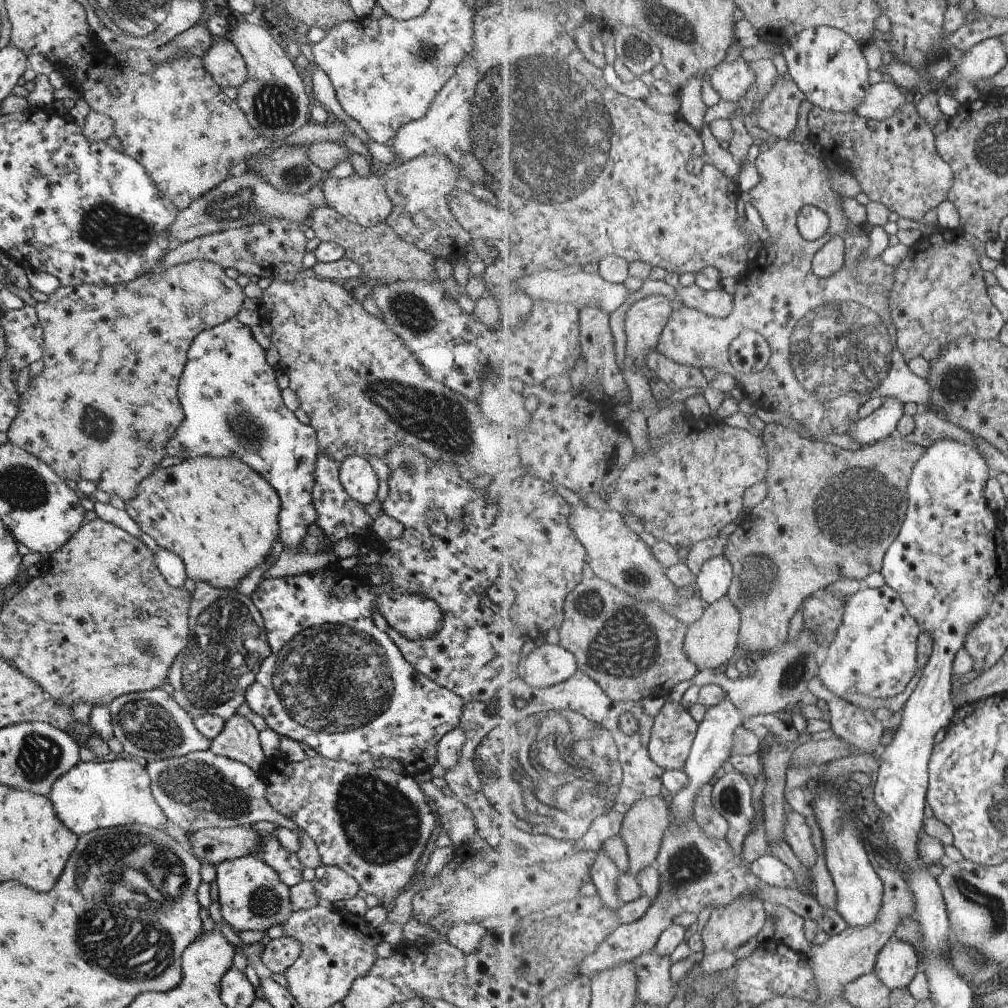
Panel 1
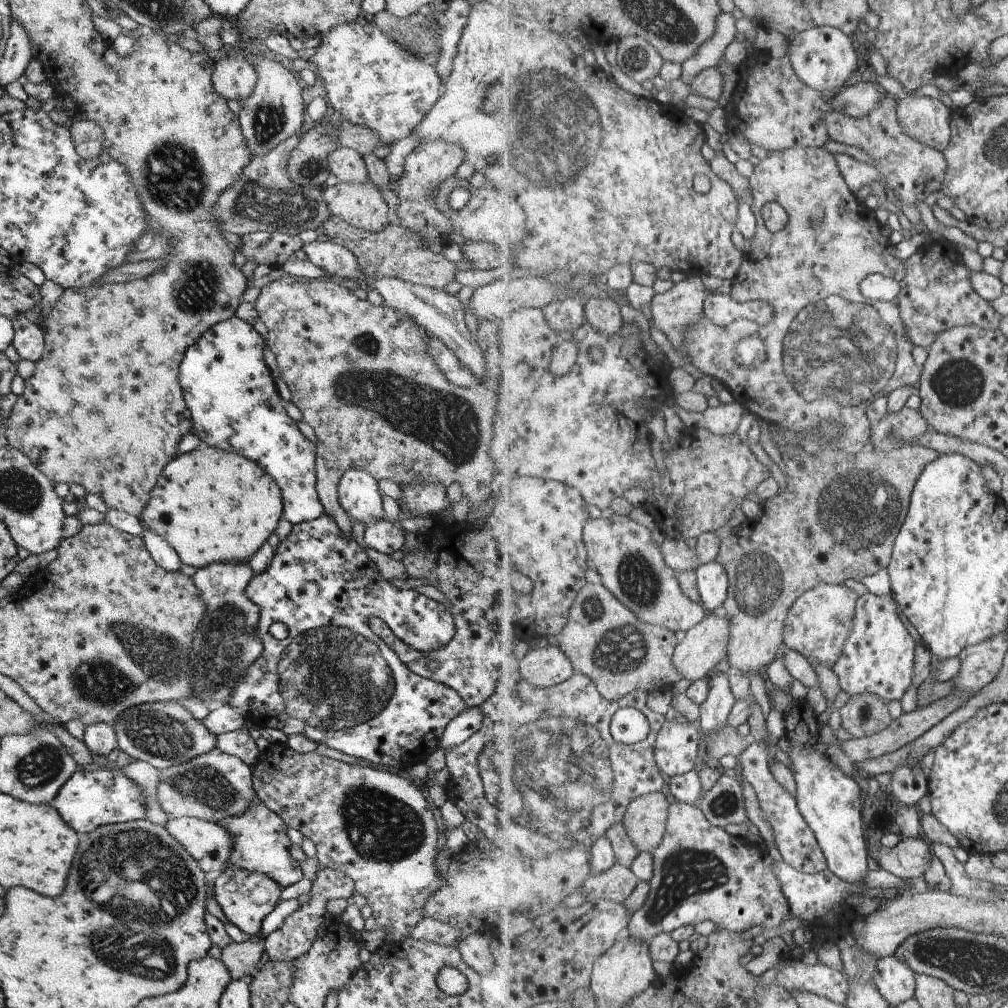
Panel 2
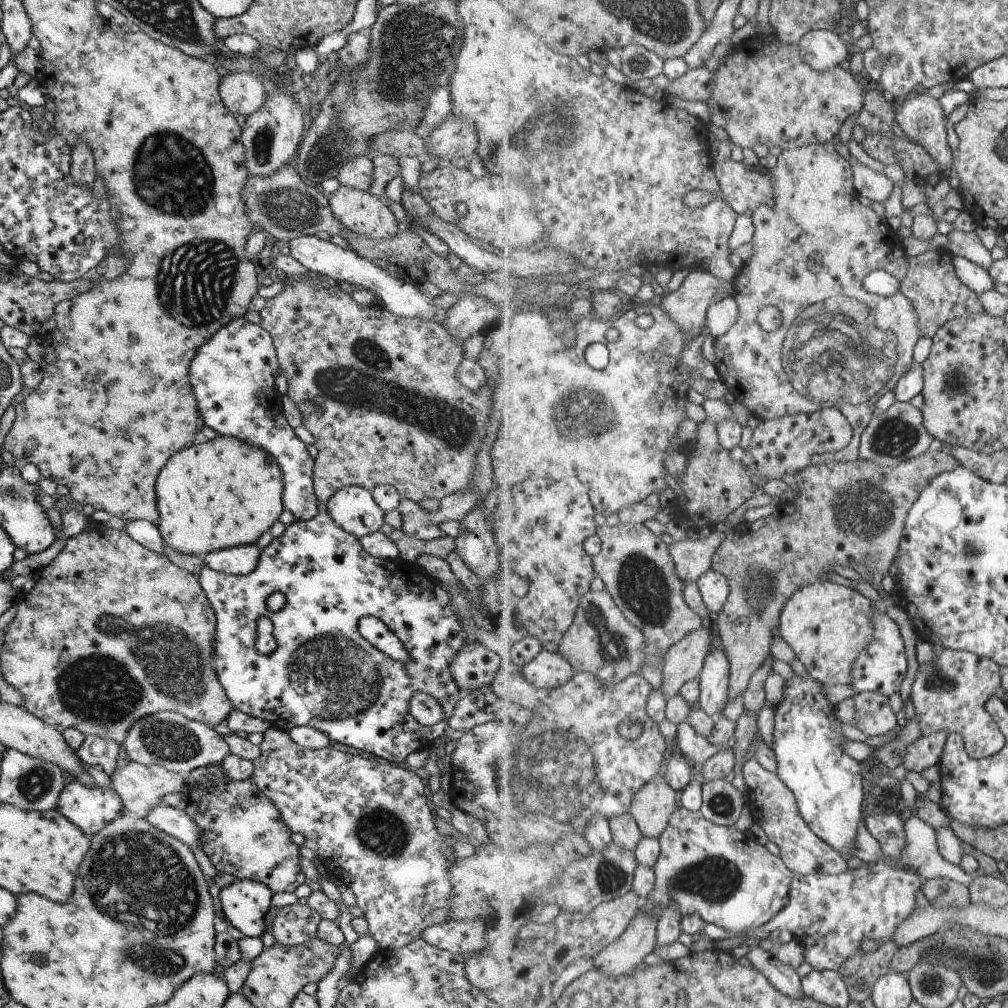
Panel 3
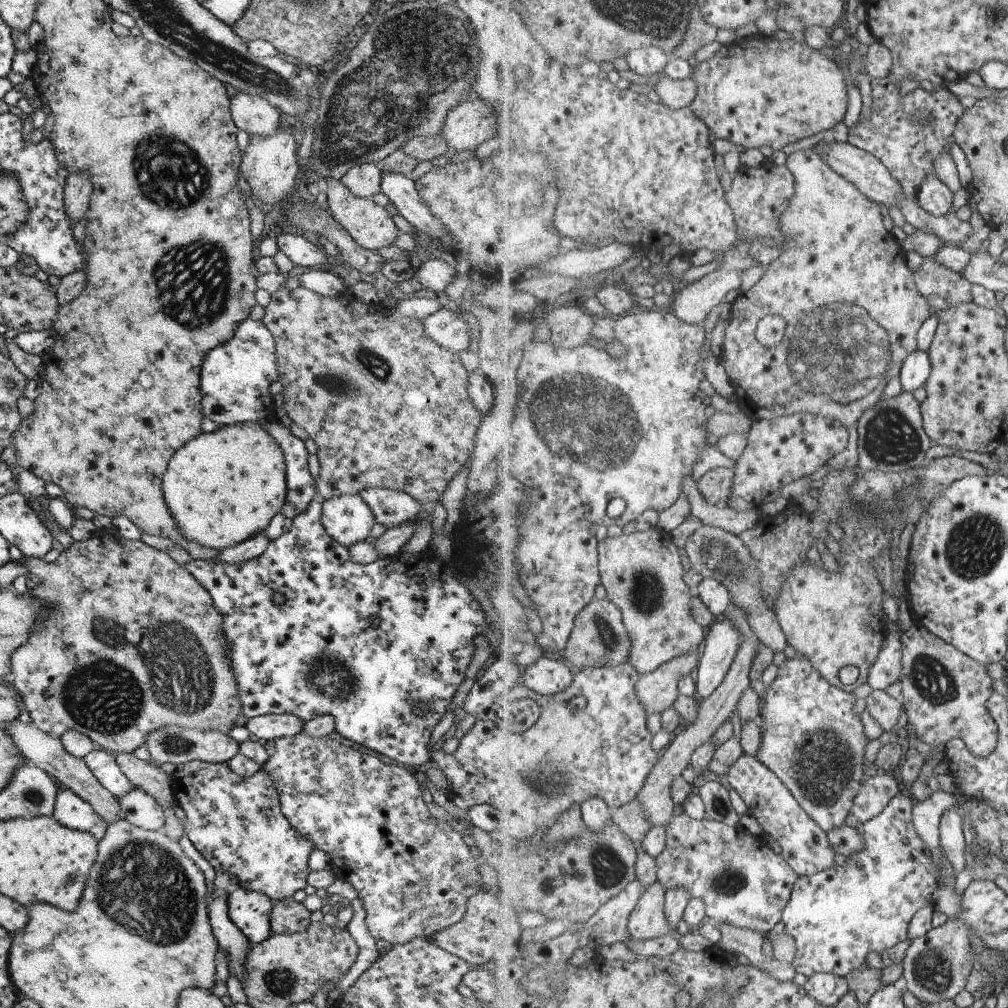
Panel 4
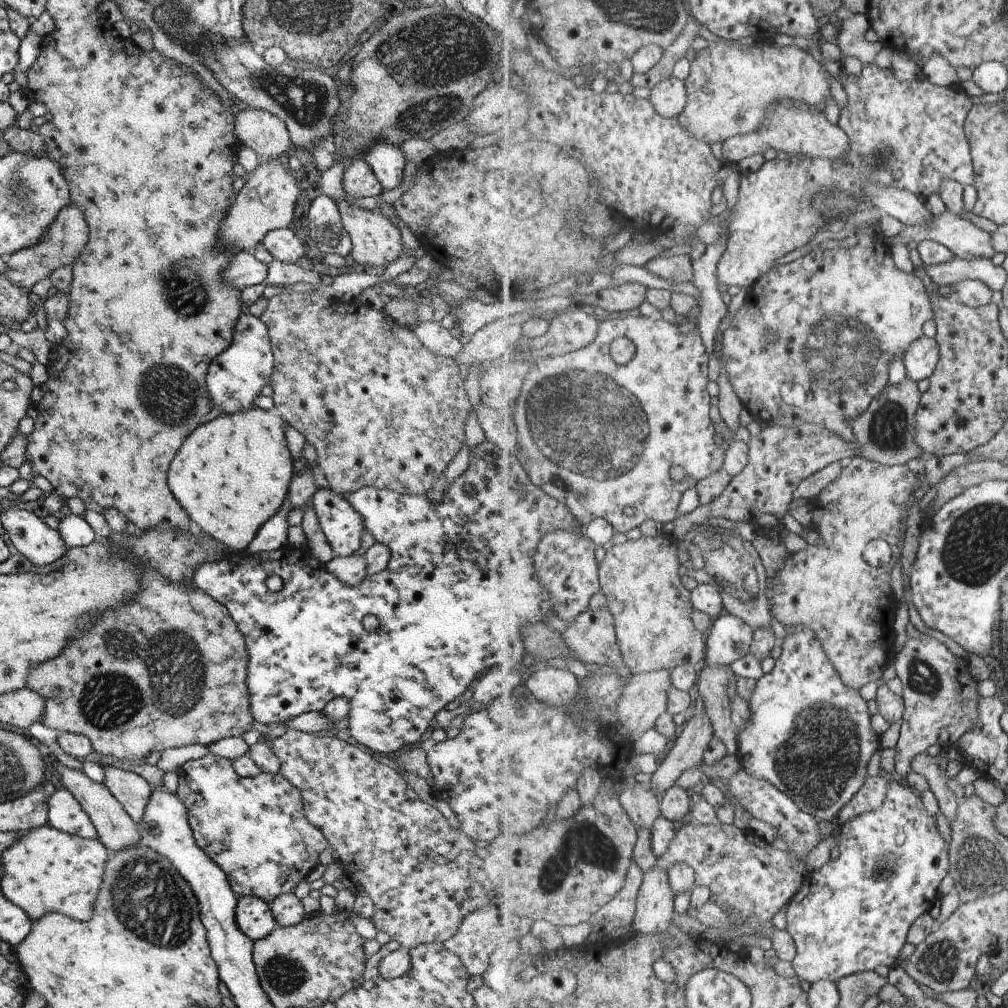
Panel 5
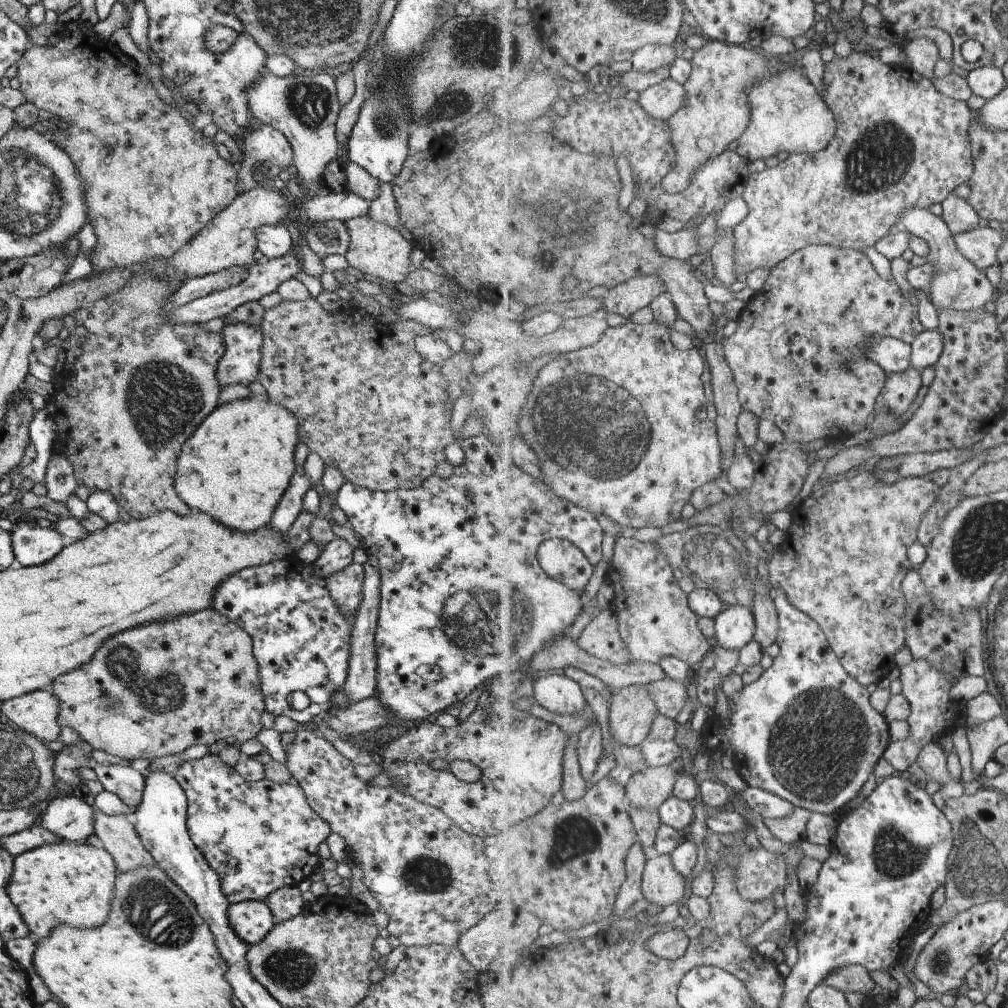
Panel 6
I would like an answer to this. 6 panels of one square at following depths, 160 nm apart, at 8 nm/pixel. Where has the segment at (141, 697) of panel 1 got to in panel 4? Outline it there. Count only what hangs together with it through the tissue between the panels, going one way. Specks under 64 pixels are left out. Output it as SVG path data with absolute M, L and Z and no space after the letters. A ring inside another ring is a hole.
M165 726L159 730L153 730L145 736L143 746L149 753L150 762L156 765L174 764L175 767L183 766L187 762L197 760L205 763L227 763L233 756L238 754L237 742L218 731L201 732L193 728L183 726Z

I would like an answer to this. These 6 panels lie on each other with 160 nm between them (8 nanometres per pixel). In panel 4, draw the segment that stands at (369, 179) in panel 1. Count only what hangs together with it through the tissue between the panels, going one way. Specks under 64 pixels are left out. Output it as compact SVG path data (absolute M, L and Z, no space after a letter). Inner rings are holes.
M340 180L325 182L327 207L333 220L347 231L347 234L363 249L379 250L392 245L399 234L393 224L391 213L383 208L383 203L371 201L369 197L357 197L341 184Z

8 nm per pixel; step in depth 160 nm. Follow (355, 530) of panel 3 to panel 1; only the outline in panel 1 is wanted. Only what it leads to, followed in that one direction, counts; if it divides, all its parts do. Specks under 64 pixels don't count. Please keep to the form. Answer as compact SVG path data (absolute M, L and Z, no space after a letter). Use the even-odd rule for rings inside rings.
M353 454L345 458L338 468L339 482L349 498L362 506L375 500L378 478L365 458Z

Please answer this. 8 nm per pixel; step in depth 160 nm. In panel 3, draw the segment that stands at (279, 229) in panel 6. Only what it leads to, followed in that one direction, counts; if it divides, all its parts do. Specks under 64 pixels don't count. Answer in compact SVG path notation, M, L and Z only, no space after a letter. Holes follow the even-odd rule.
M304 235L289 241L290 256L301 264L307 271L315 272L326 279L331 284L335 280L355 284L361 286L367 291L372 291L374 297L382 301L382 308L391 312L394 316L402 318L421 318L421 320L431 320L435 324L439 324L445 328L443 324L443 314L447 310L437 308L433 297L428 293L422 293L415 288L414 285L408 284L406 281L395 279L387 272L381 270L380 267L374 266L369 260L359 258L353 251L345 250L340 246L335 246L327 240L319 240L313 235Z

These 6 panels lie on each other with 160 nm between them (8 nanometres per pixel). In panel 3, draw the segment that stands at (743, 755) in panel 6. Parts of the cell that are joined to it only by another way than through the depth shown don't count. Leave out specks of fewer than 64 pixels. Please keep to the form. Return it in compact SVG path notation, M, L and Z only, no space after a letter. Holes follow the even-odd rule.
M793 675L790 680L786 681L785 686L785 696L783 696L783 702L775 709L775 720L776 725L774 726L774 739L772 743L772 750L776 755L778 761L778 776L791 788L791 791L795 794L795 799L799 806L799 812L803 816L803 820L809 824L809 828L821 838L825 840L829 846L833 846L837 852L841 852L841 856L851 857L853 855L853 850L856 849L857 840L857 830L860 829L861 823L864 822L864 802L865 802L865 790L864 790L864 780L861 774L861 764L857 760L853 760L845 748L843 748L843 742L846 742L845 734L843 734L843 724L841 720L837 718L837 712L835 712L835 704L829 702L828 694L825 694L825 685L823 685L819 680L815 680L813 676L808 675L807 678L803 676Z

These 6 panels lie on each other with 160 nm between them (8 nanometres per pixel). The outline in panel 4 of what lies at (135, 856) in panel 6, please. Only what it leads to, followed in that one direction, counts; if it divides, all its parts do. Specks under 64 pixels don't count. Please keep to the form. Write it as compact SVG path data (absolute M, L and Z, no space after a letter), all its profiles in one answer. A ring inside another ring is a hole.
M11 720L7 722L5 734L9 736L9 740L13 742L13 746L17 748L20 756L40 770L43 770L47 777L50 777L60 788L68 789L77 794L81 800L85 800L101 820L105 820L107 825L122 820L123 813L120 811L117 799L113 797L91 774L89 768L81 758L71 756L59 742L59 737L45 734L38 730L31 722L23 724L19 720Z

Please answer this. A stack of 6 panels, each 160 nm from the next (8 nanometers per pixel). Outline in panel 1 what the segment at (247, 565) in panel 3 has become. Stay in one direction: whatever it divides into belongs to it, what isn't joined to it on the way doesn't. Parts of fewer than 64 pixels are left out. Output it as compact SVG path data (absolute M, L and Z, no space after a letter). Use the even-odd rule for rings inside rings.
M207 582L195 583L187 610L189 630L188 644L176 658L173 658L167 670L166 684L173 688L174 702L189 716L199 717L205 714L216 715L225 720L237 713L237 708L245 700L245 690L253 684L255 674L261 662L269 655L269 646L263 630L261 616L248 596L239 594L237 589L213 588Z

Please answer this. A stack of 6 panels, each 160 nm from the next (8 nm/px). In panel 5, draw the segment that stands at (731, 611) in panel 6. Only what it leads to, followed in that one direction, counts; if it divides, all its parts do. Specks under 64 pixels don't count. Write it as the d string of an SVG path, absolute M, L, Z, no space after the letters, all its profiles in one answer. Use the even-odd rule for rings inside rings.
M723 612L707 635L706 660L703 664L729 666L737 658L751 653L754 628L740 616Z

